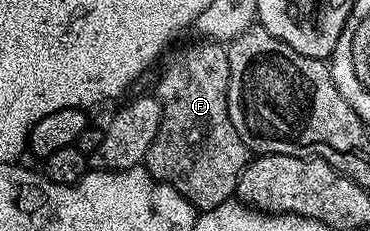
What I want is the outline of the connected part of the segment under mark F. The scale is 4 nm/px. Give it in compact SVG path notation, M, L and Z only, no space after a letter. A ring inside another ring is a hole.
M210 39L200 42L173 54L159 77L159 130L147 148L145 168L158 181L173 186L196 210L202 211L236 196L249 150L229 119L227 50Z

